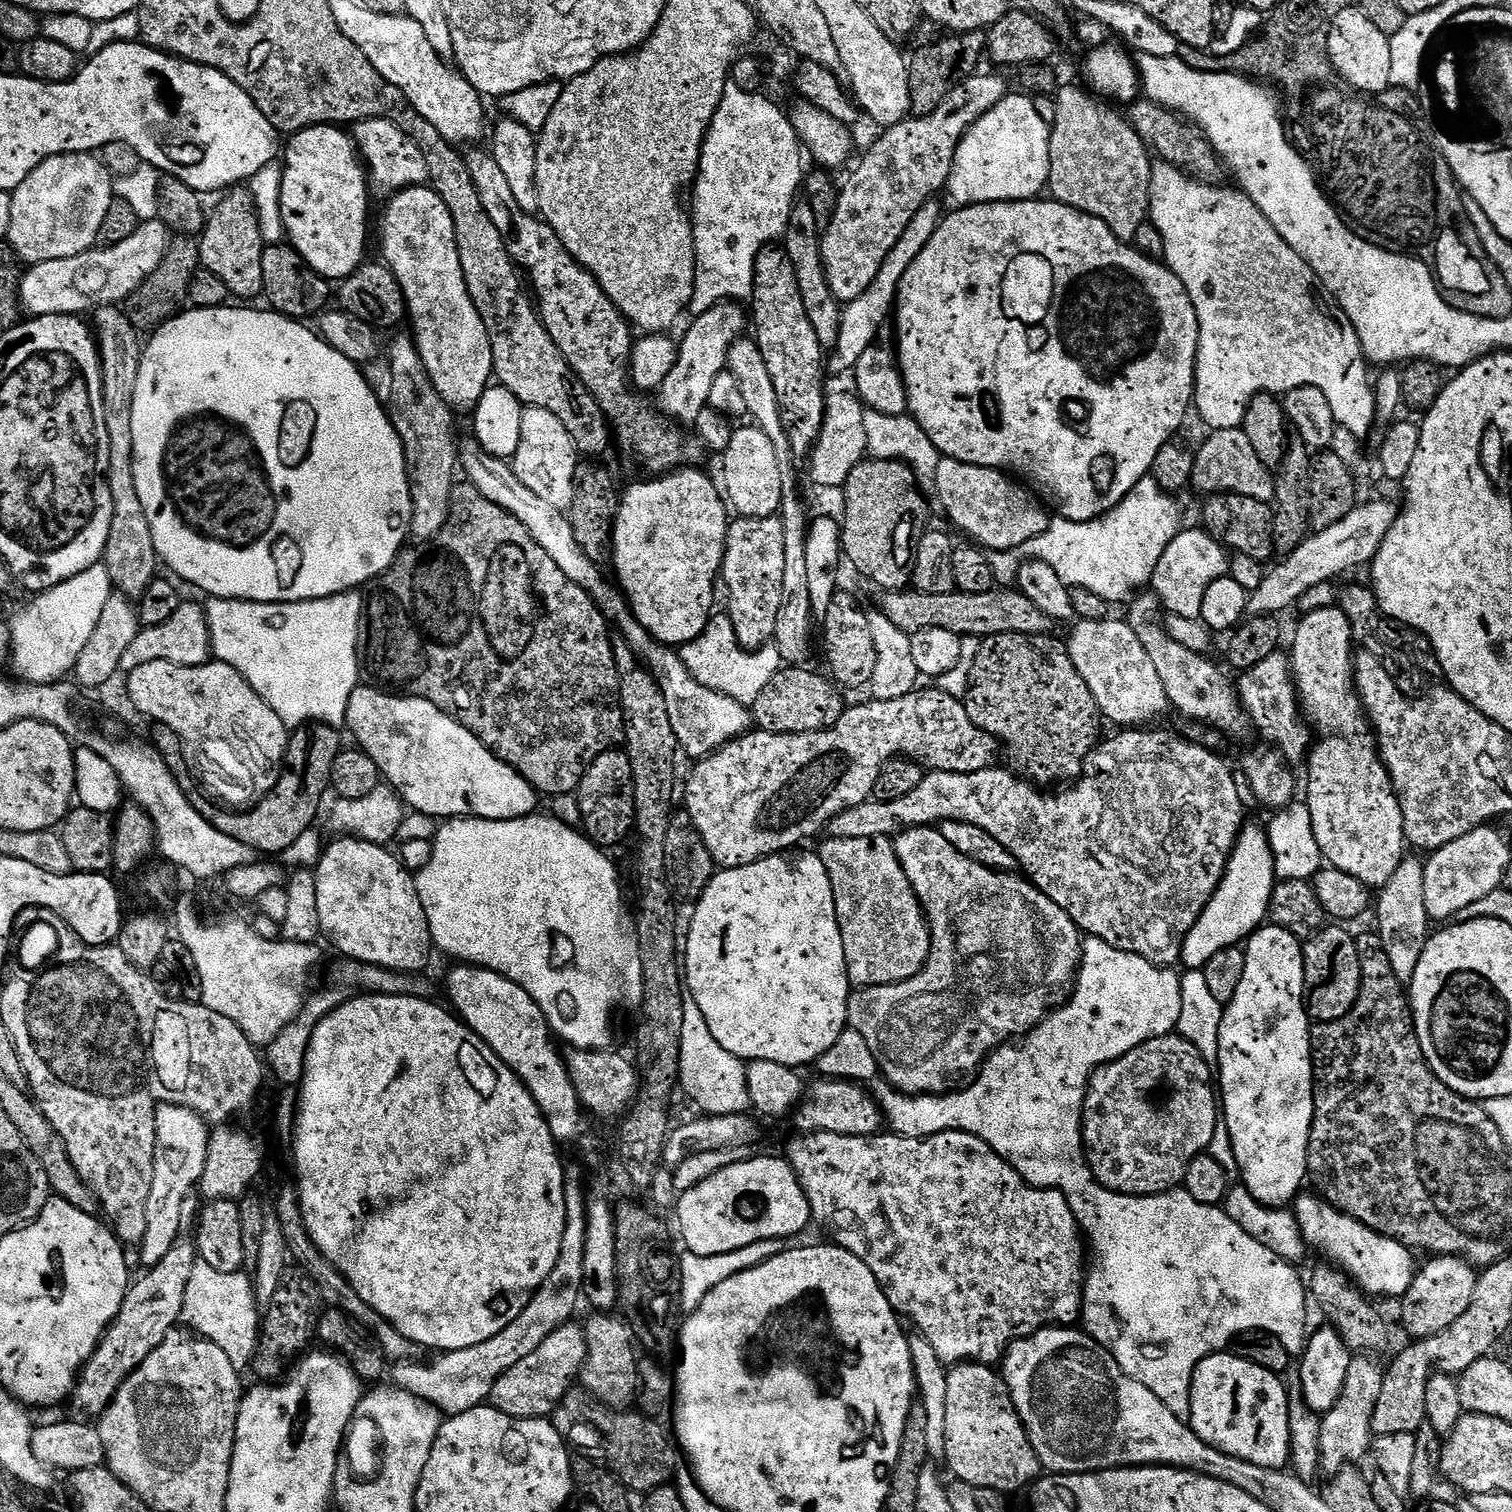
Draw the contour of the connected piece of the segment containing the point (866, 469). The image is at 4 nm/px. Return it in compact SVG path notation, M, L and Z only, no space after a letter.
M861 460L844 483L844 516L840 530L843 555L884 592L907 589L912 582L912 561L918 533L925 527L928 504L908 464L900 460Z

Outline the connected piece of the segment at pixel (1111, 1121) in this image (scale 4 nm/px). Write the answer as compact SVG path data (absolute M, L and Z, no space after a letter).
M1169 1034L1150 1038L1142 1042L1134 1050L1130 1050L1122 1058L1111 1060L1109 1064L1102 1064L1088 1079L1088 1092L1085 1094L1083 1109L1083 1139L1084 1156L1088 1160L1089 1170L1093 1178L1110 1191L1120 1192L1128 1196L1162 1195L1172 1189L1179 1189L1184 1182L1184 1175L1194 1157L1207 1153L1210 1142L1214 1138L1214 1130L1218 1127L1218 1092L1214 1087L1214 1068L1198 1054L1198 1050L1184 1036Z

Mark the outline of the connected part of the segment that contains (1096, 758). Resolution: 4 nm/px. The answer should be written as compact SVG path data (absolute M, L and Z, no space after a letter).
M1120 730L1117 731L1120 732L1117 736L1097 743L1092 753L1088 755L1080 779L1071 786L1060 790L1065 790L1065 792L1060 792L1057 796L1051 796L1048 793L1051 791L1048 790L1041 791L1037 785L1013 774L1007 767L1004 769L1000 768L1001 766L993 766L966 774L928 772L921 784L912 793L906 794L906 798L897 798L894 802L882 802L870 798L864 804L842 810L842 814L838 814L828 823L827 831L831 838L878 838L879 836L892 838L903 829L938 826L944 820L970 822L974 826L982 826L982 830L986 830L986 834L998 838L998 842L1002 842L1002 846L1006 846L1006 850L1010 850L1010 854L1014 854L1017 865L1021 869L1024 867L1023 875L1031 880L1038 890L1042 890L1042 894L1046 894L1046 898L1058 902L1058 906L1062 906L1062 910L1066 910L1066 914L1070 914L1070 918L1076 923L1076 927L1080 929L1081 933L1094 938L1102 938L1102 942L1123 952L1146 958L1151 964L1172 966L1180 960L1182 946L1186 942L1186 934L1190 934L1194 922L1198 922L1198 918L1204 913L1210 898L1222 882L1224 872L1228 868L1228 859L1231 858L1236 840L1240 837L1240 830L1246 823L1244 800L1240 797L1240 788L1236 785L1231 770L1210 749L1203 748L1200 744L1191 744L1190 741L1183 740L1182 737L1175 736L1172 732L1144 731L1148 730Z

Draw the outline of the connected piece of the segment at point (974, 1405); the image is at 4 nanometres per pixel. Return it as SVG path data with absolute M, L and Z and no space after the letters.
M953 1364L947 1369L948 1381L946 1382L946 1450L943 1458L943 1463L948 1464L948 1468L953 1473L955 1479L966 1482L972 1488L985 1488L986 1490L998 1490L1015 1494L1027 1489L1029 1486L1036 1483L1042 1472L1042 1465L1038 1454L1034 1454L1034 1446L1030 1446L1030 1438L1026 1434L1026 1430L1022 1426L1022 1418L1018 1414L1018 1410L1014 1406L1014 1398L1010 1394L1010 1390L1006 1386L1003 1375L995 1367L987 1364Z

